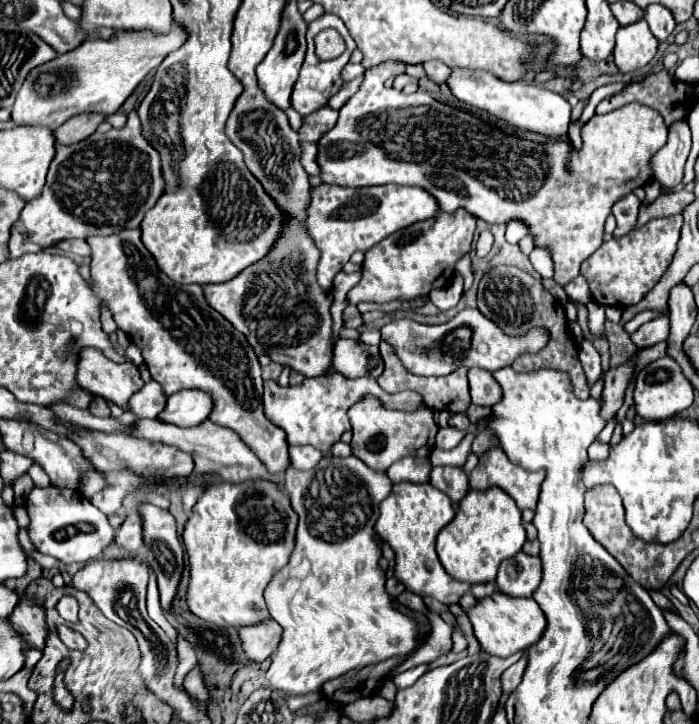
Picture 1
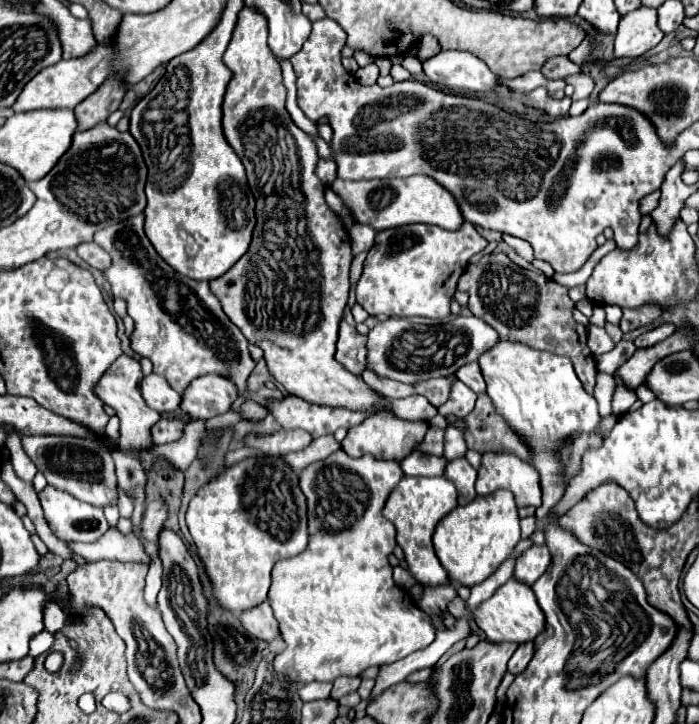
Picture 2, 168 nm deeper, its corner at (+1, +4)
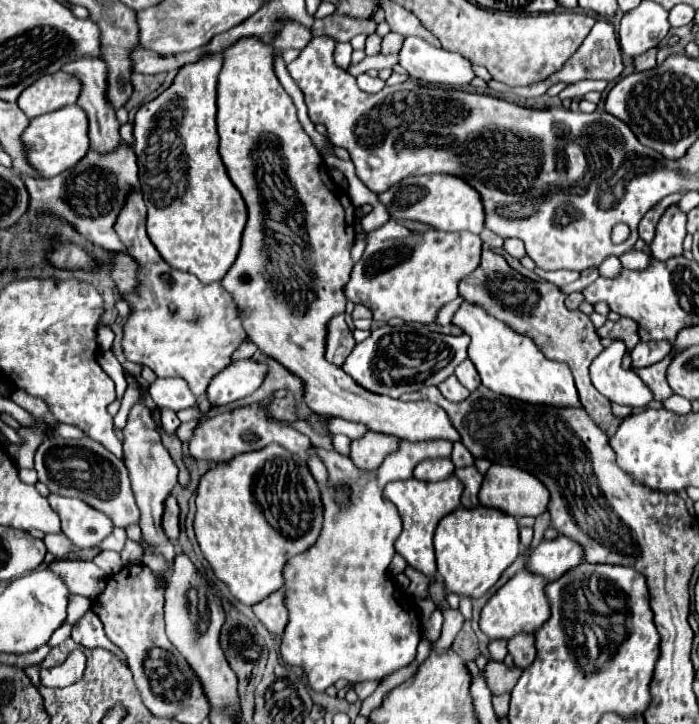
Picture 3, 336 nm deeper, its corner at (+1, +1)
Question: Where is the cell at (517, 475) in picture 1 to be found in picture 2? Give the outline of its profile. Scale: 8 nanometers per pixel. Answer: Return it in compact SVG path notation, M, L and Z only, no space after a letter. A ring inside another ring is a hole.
M483 453L475 489L477 495L489 495L497 489L507 489L515 495L517 507L541 505L537 469L511 453Z

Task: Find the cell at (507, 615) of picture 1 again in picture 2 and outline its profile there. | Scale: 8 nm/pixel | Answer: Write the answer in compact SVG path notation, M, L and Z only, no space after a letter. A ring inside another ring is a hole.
M509 579L505 585L501 585L493 593L493 597L489 597L489 601L477 605L477 613L473 613L473 617L479 629L487 635L487 641L491 643L503 643L503 641L527 643L533 641L537 633L541 633L541 629L545 629L545 615L537 605L533 589L515 579Z

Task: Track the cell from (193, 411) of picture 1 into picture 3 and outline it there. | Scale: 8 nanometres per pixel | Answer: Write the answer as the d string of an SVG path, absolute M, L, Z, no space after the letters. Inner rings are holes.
M253 358L237 360L211 380L207 388L207 398L213 406L231 404L239 398L245 398L263 384L267 372L269 366L263 362L257 362Z

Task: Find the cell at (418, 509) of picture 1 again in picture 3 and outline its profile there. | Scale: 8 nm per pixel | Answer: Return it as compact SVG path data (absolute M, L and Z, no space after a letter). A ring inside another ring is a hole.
M449 476L447 480L439 482L421 482L417 478L409 478L403 482L391 482L385 486L385 498L393 502L399 510L399 516L403 520L403 532L395 540L395 552L401 554L409 566L423 572L425 576L435 576L435 554L433 554L433 532L437 522L459 508L459 498L463 492L461 480L457 476Z

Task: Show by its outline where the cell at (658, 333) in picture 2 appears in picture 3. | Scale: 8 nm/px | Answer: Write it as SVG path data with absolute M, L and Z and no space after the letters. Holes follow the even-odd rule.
M665 340L663 342L639 342L631 350L633 368L647 368L651 364L657 364L669 354L669 350L671 350L671 346Z

